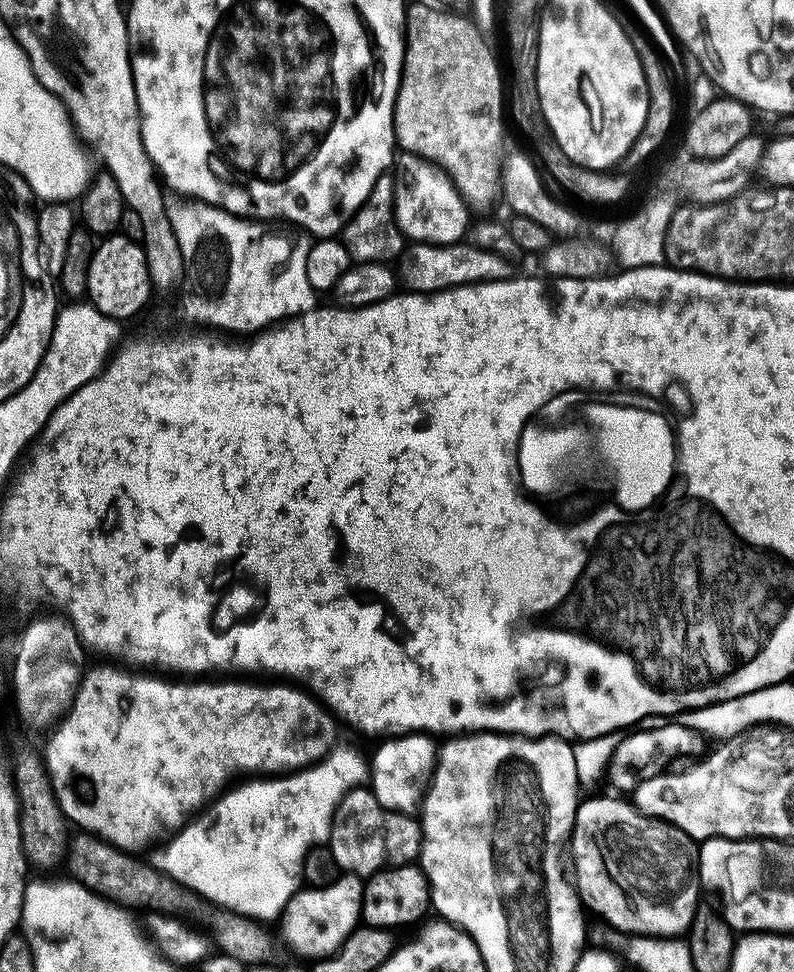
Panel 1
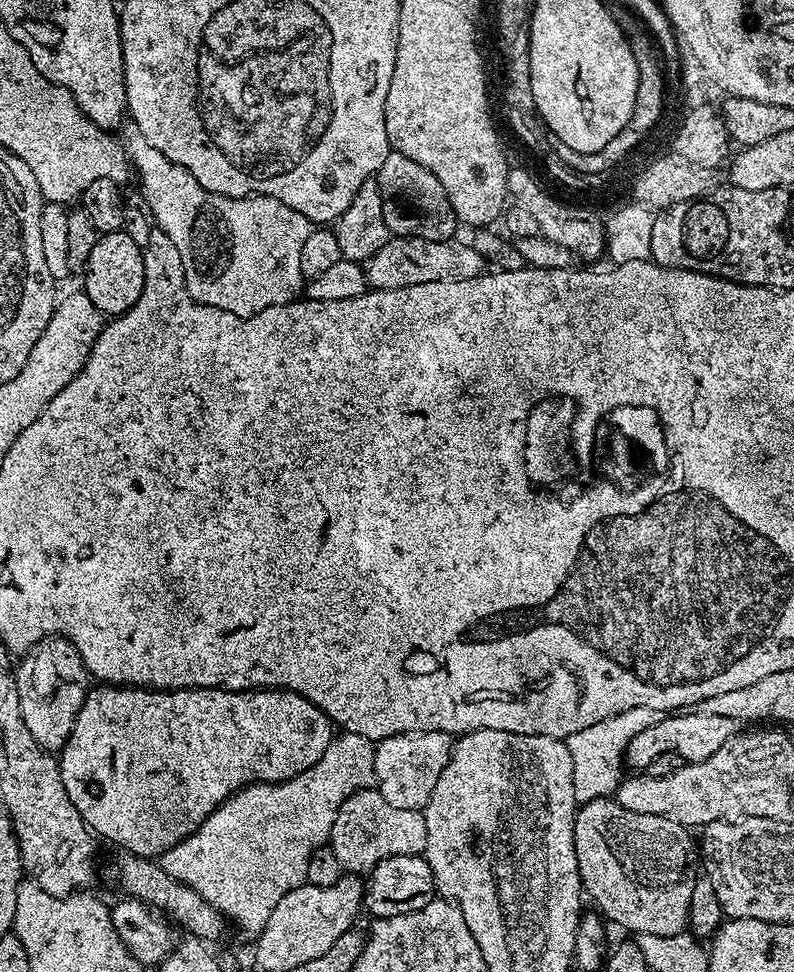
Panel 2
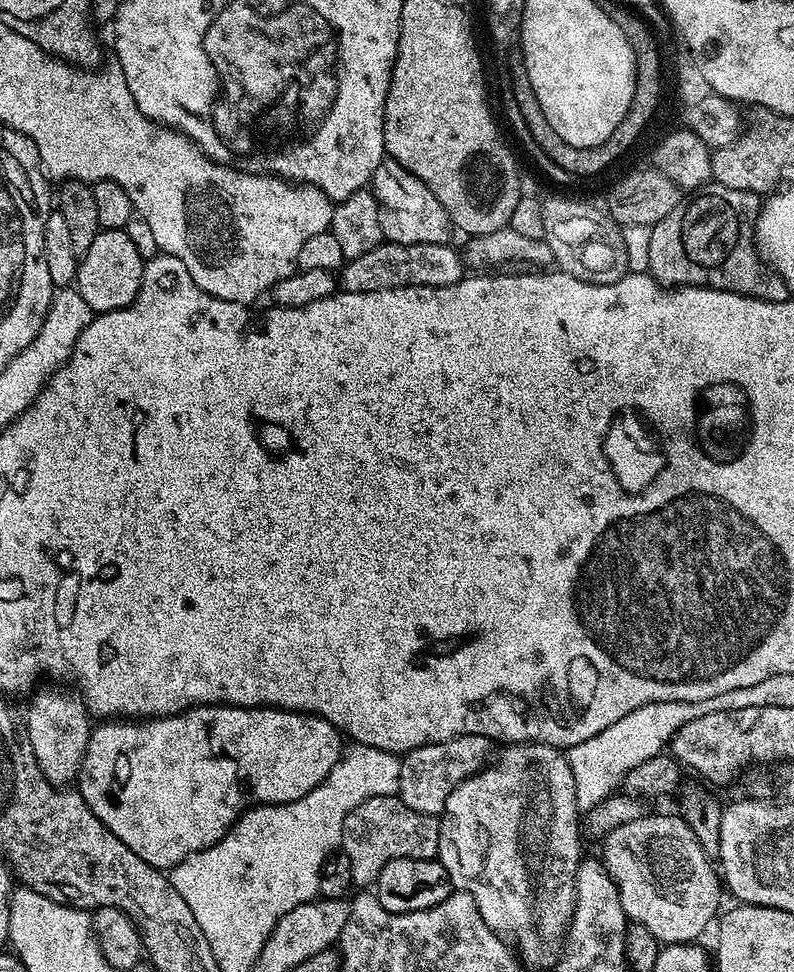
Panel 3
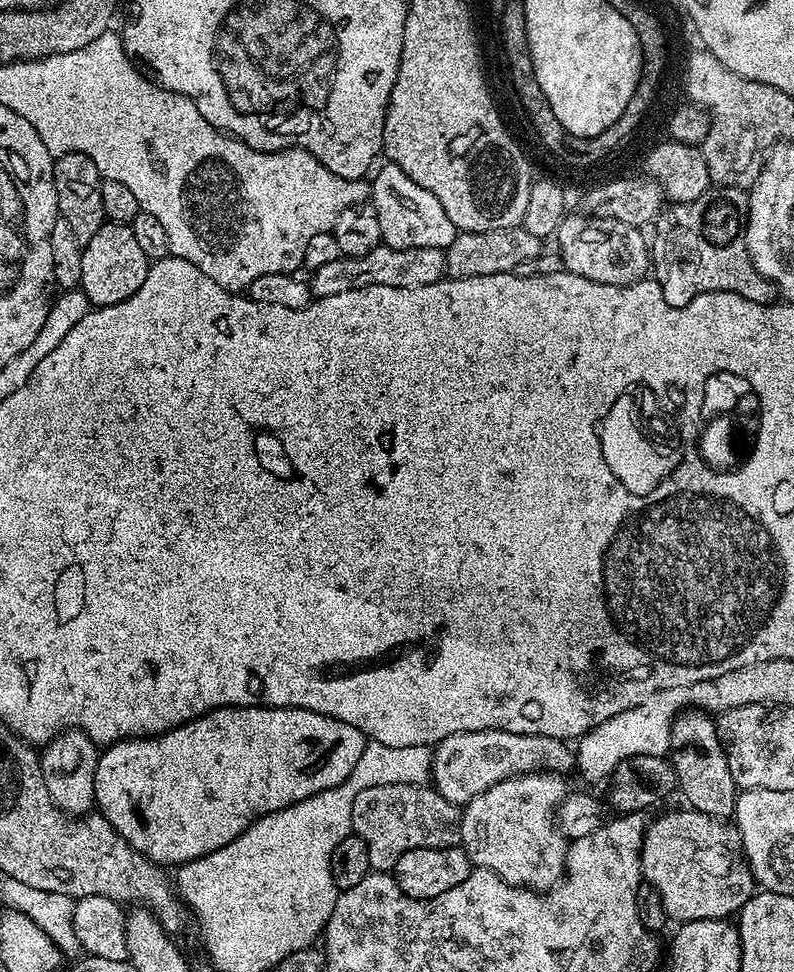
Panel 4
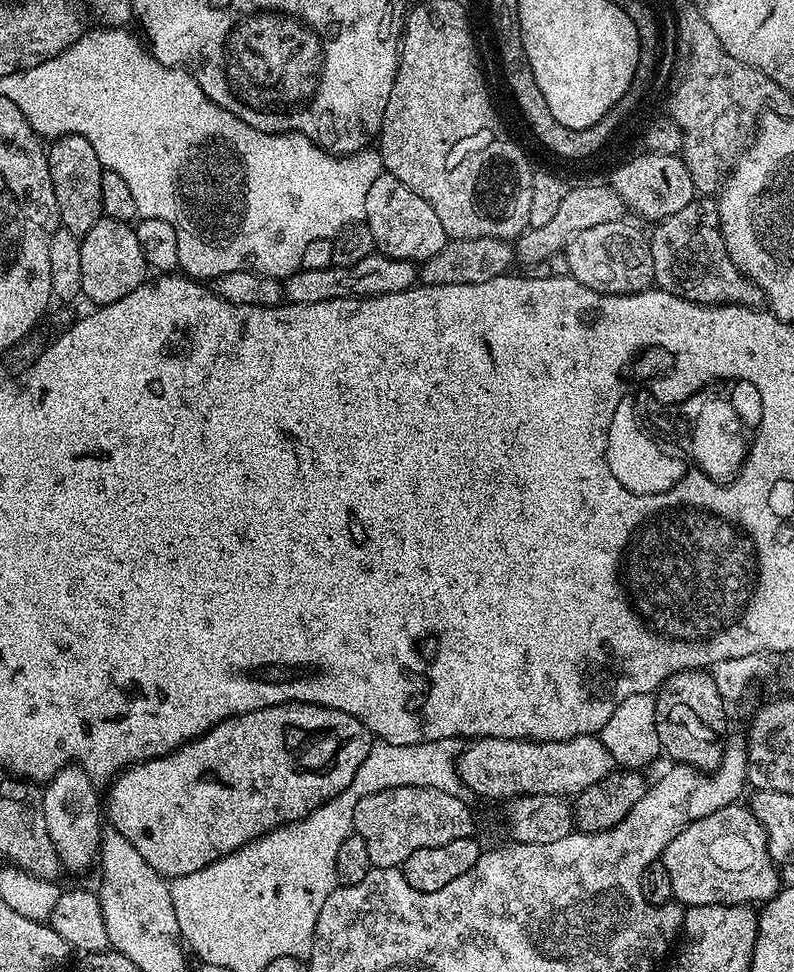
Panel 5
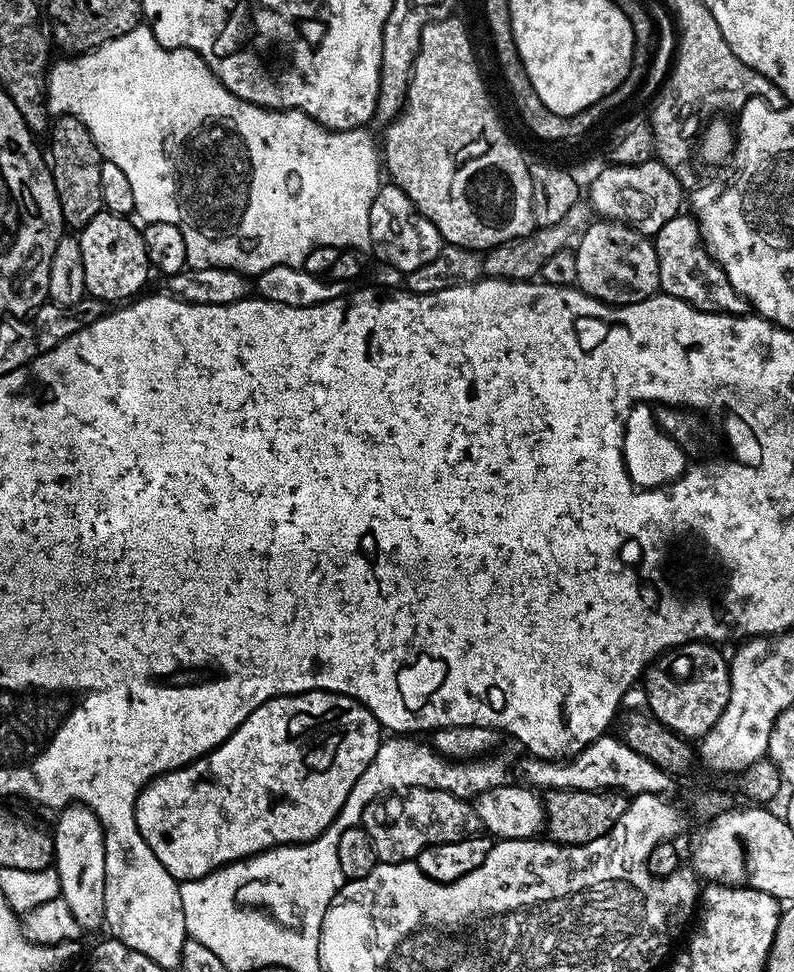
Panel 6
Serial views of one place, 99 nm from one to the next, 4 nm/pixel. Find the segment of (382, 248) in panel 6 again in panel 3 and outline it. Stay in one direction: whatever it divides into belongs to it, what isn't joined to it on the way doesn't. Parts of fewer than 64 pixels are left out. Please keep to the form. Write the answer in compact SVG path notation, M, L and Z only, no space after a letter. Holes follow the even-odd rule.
M385 158L374 170L370 181L371 191L380 203L380 221L385 241L393 244L446 244L453 238L452 217L428 184L391 158Z

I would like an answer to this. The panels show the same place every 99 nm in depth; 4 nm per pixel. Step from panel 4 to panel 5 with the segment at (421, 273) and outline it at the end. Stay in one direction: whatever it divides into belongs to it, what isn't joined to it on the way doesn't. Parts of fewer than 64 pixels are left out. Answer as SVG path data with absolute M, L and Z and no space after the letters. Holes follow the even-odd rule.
M373 254L362 258L362 262L354 262L352 268L335 266L322 270L301 268L300 271L293 272L283 281L283 295L293 304L313 304L314 302L326 302L334 298L394 294L413 287L417 280L418 268L413 261Z

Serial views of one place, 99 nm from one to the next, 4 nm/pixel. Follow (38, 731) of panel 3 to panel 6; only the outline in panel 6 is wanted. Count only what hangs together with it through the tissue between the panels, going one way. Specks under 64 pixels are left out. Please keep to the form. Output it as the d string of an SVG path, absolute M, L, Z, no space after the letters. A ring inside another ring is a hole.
M67 804L59 809L56 828L51 829L54 846L54 867L60 883L59 899L70 906L70 914L78 918L81 929L104 924L106 894L106 846L100 819L84 804Z

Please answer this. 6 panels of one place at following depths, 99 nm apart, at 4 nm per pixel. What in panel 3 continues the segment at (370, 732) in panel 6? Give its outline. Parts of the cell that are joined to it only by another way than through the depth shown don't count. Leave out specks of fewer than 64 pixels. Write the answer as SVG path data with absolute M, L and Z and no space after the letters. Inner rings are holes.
M219 702L212 704L197 704L184 709L175 715L157 716L155 718L124 718L119 722L100 722L93 727L92 736L88 740L88 753L84 755L82 765L82 780L84 776L84 789L82 795L89 808L102 823L108 825L116 839L121 840L129 848L139 852L144 860L149 860L154 867L161 870L171 869L190 854L201 852L204 848L216 844L230 831L233 824L240 819L242 813L252 802L284 803L294 801L310 794L334 770L340 761L342 747L340 748L340 732L331 720L320 714L309 714L301 710L289 710L277 706L241 706L233 702Z

